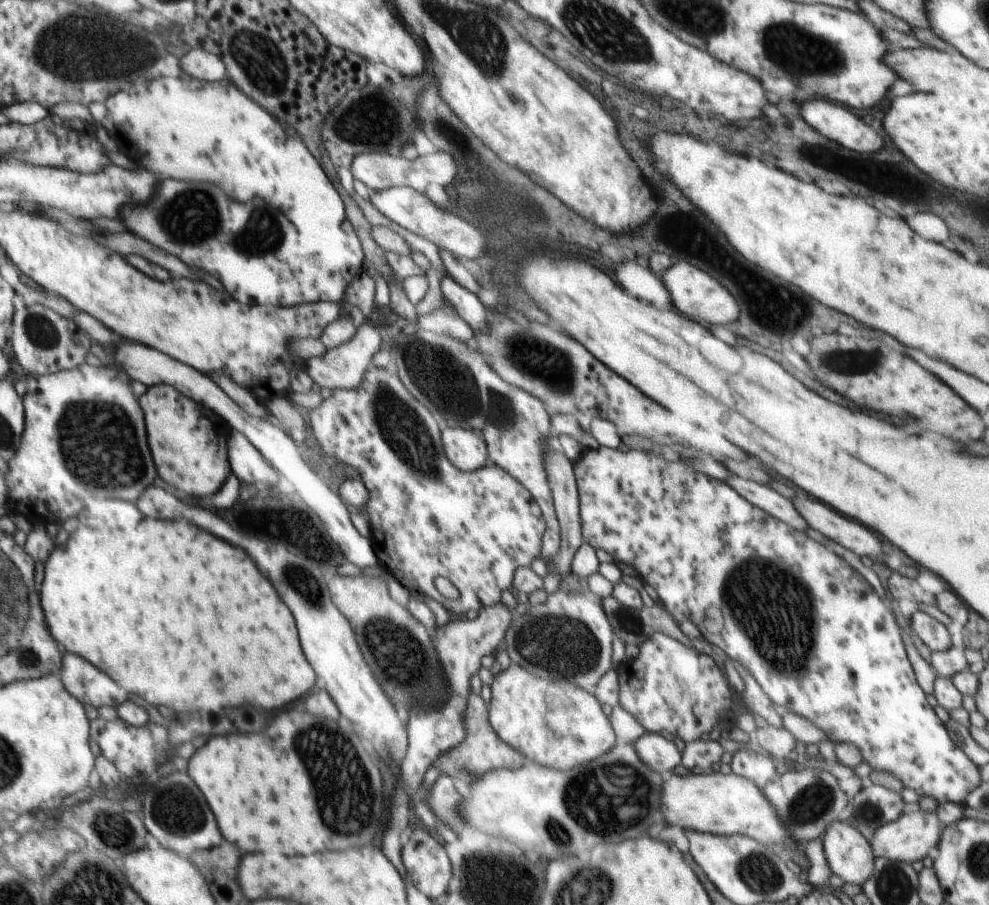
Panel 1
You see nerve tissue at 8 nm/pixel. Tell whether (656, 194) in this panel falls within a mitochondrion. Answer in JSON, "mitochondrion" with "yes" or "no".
{"mitochondrion":"no"}

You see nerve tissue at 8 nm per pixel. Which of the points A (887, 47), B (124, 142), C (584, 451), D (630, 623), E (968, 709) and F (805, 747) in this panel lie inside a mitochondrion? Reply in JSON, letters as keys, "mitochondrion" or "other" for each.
{"A":"other","B":"other","C":"other","D":"mitochondrion","E":"other","F":"other"}

